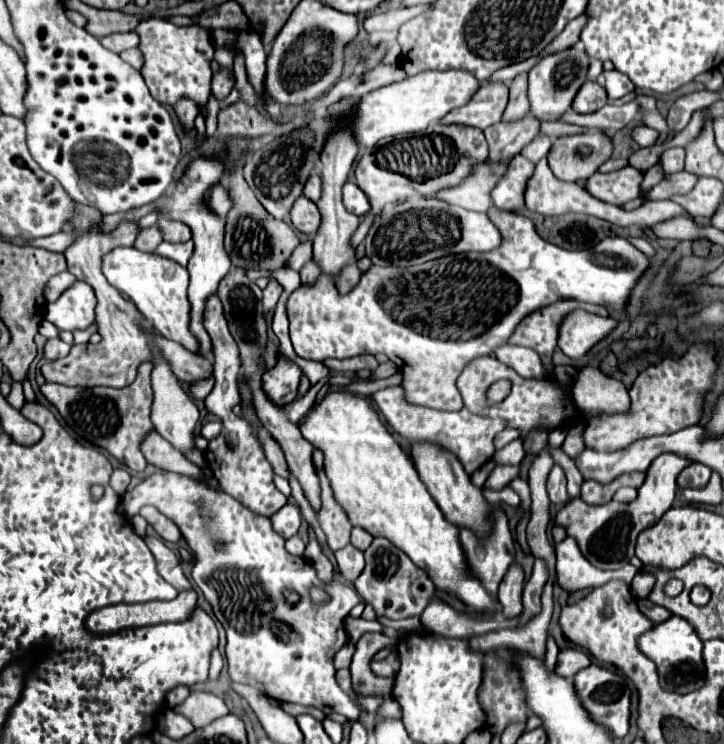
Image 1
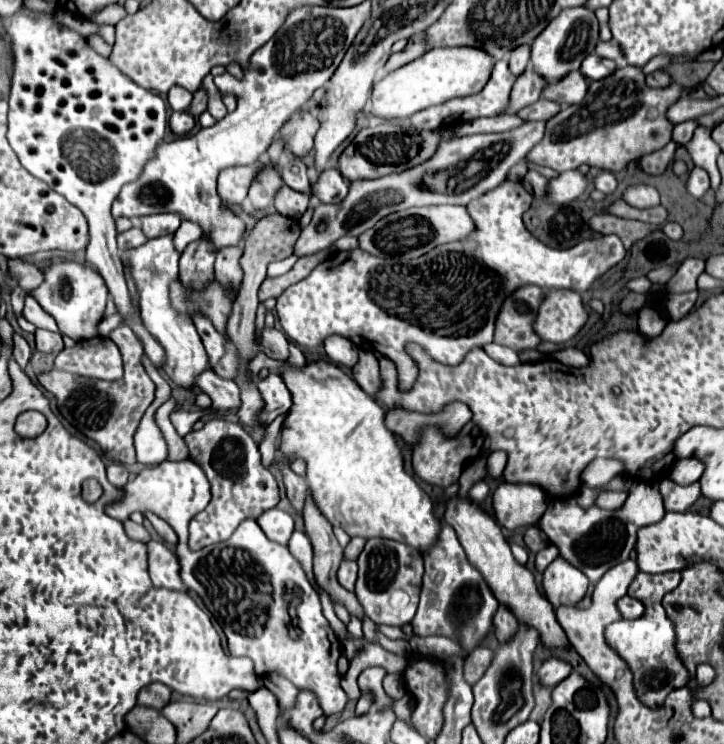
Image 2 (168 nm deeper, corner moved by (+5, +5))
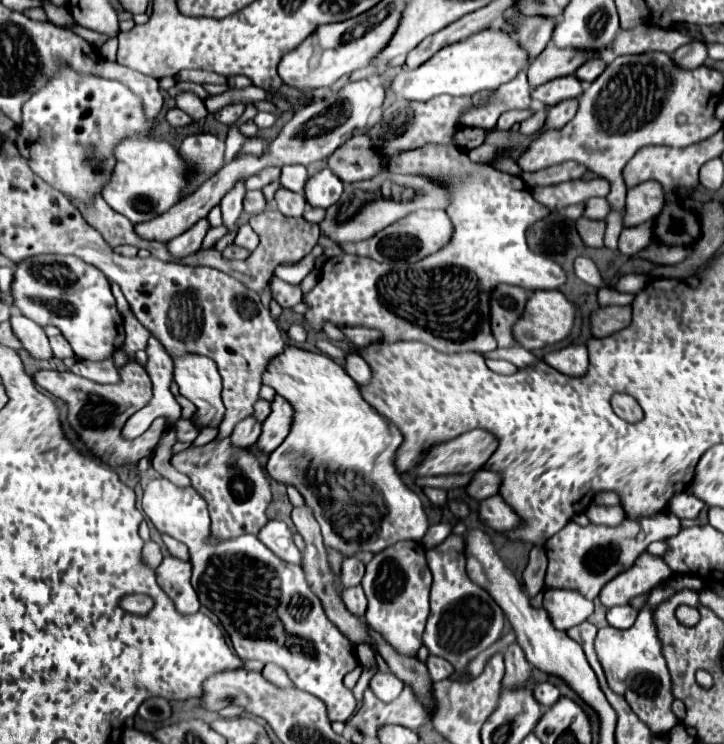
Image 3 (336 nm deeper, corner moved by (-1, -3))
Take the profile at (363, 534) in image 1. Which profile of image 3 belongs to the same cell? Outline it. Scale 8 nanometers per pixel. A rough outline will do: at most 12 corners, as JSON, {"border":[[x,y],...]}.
{"border":[[348,557],[340,575],[344,587],[358,585],[364,577],[360,559]]}

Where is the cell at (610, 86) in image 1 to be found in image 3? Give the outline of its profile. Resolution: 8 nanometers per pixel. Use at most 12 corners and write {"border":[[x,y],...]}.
{"border":[[600,57],[588,59],[578,67],[576,77],[592,83],[604,69]]}

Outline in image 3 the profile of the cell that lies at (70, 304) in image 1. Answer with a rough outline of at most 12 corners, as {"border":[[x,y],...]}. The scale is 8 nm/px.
{"border":[[72,255],[18,265],[14,305],[78,359],[122,347],[102,271]]}

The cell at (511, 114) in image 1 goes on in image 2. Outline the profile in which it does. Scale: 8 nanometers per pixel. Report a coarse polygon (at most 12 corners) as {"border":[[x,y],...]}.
{"border":[[530,47],[510,53],[510,69],[520,75],[530,61]]}

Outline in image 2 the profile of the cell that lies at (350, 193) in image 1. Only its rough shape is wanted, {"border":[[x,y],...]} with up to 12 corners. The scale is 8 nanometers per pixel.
{"border":[[326,169],[312,195],[322,203],[338,203],[348,193],[348,181],[338,169]]}

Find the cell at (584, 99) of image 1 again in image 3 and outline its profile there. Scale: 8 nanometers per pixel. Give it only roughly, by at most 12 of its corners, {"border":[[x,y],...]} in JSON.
{"border":[[576,75],[552,79],[532,91],[532,99],[554,107],[580,99],[584,85]]}

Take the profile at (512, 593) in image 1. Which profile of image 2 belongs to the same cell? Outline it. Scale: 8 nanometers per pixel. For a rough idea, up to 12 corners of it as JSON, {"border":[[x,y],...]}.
{"border":[[504,605],[494,615],[494,633],[506,643],[518,631],[516,617]]}

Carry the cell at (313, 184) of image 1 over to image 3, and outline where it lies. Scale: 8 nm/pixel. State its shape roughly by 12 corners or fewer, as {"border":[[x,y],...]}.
{"border":[[300,165],[284,167],[280,183],[302,193],[308,171]]}

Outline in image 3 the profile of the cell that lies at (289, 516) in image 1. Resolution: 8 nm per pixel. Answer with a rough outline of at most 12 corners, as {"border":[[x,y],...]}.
{"border":[[268,521],[258,539],[280,559],[302,565],[290,527]]}

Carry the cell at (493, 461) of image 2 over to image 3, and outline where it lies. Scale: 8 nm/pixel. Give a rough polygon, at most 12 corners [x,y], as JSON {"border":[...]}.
{"border":[[494,471],[474,473],[468,495],[486,499],[500,491],[502,477]]}

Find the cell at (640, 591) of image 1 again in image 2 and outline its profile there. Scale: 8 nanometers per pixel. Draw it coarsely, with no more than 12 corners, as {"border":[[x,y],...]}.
{"border":[[680,571],[638,573],[627,594],[646,607],[610,623],[634,691],[656,709],[688,683],[662,597]]}

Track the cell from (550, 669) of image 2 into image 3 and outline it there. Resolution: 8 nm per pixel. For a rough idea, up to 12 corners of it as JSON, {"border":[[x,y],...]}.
{"border":[[554,683],[536,685],[536,699],[550,707],[560,697]]}

